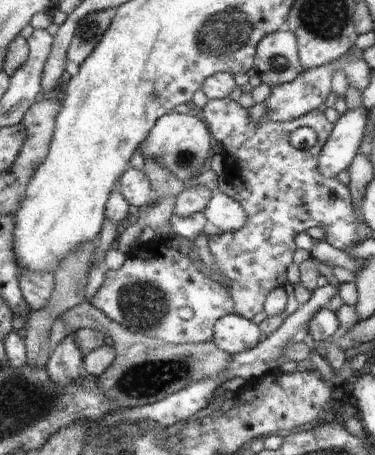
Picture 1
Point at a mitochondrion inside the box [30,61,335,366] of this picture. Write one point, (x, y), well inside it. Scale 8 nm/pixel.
(144, 304)

